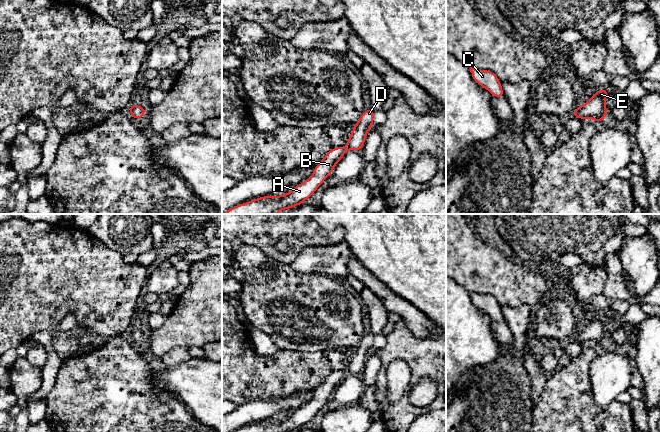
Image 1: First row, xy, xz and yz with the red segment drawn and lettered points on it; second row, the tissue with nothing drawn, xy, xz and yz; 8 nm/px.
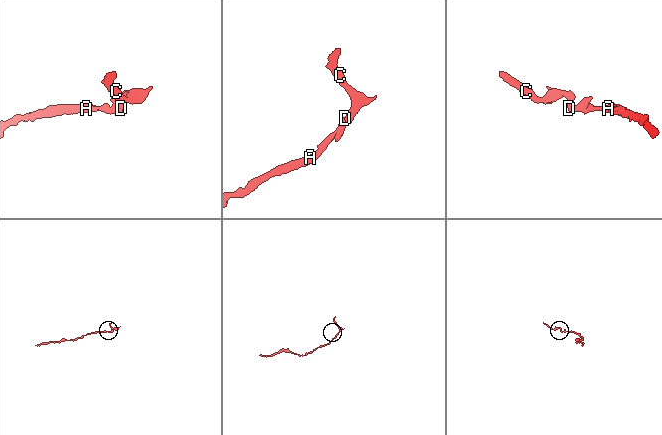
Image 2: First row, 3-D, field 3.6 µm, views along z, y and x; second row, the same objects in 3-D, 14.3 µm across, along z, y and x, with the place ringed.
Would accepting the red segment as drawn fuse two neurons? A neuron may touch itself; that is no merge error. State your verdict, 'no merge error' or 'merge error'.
no merge error

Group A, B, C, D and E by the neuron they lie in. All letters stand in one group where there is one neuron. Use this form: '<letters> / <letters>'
A B C D E

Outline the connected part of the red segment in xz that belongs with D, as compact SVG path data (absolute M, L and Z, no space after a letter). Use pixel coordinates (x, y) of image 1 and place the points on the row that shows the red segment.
M366 109L352 129L347 146L330 150L322 161L315 166L312 176L300 185L295 186L289 193L281 196L267 195L256 198L234 206L223 214L276 214L281 210L303 204L332 173L335 165L348 150L361 151L366 135L373 126L373 116L374 110Z

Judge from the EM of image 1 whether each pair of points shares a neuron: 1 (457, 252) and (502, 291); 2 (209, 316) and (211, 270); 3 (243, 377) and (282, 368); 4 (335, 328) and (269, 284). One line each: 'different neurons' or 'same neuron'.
1: same neuron
2: same neuron
3: same neuron
4: same neuron

